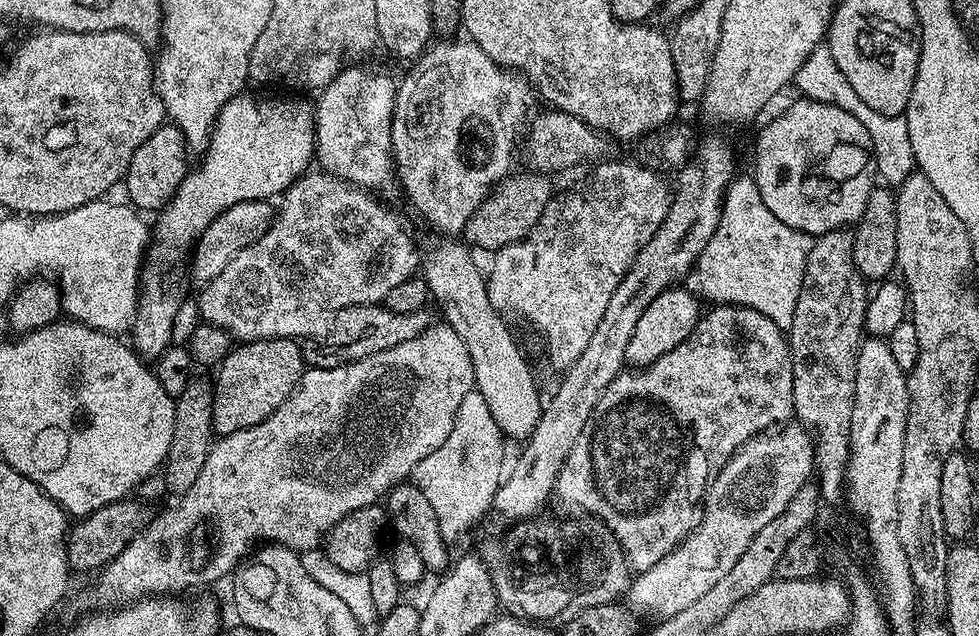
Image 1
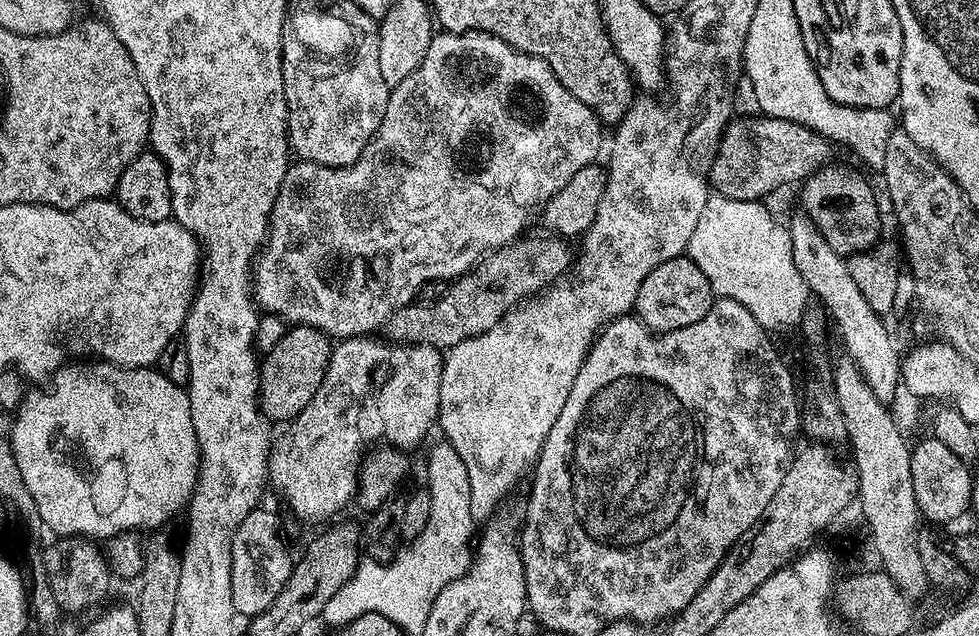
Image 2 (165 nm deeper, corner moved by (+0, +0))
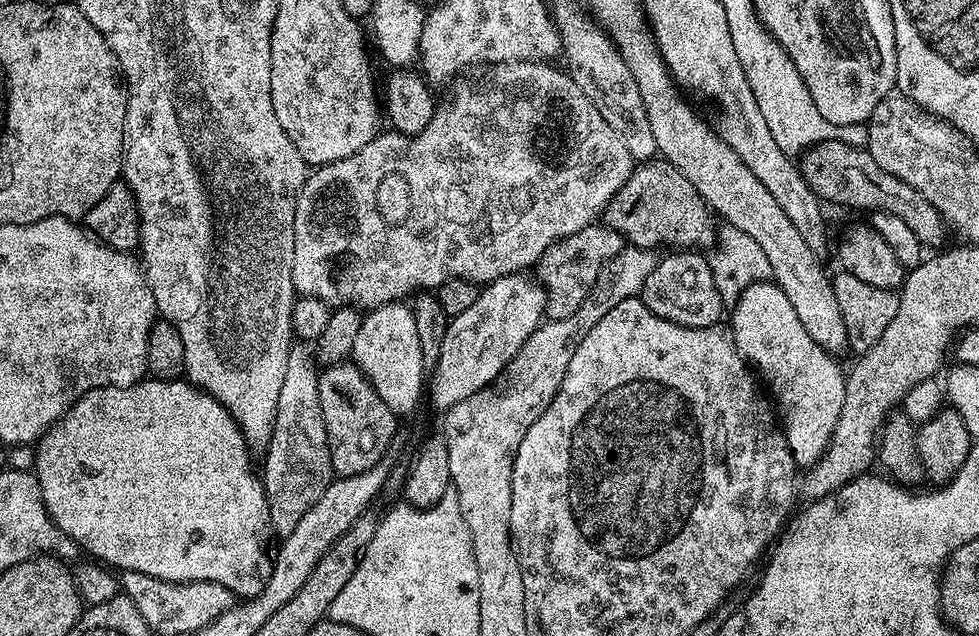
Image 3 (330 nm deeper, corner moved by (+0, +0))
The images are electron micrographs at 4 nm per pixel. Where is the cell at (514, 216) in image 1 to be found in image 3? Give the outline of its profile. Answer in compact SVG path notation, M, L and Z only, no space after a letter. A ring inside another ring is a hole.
M663 158L645 160L633 167L630 178L622 186L622 190L618 190L618 194L614 194L614 198L610 198L610 202L604 208L602 220L619 236L625 237L633 248L656 250L659 249L659 244L669 244L667 247L672 250L708 250L718 239L718 224L715 224L717 221L712 209L700 197L698 190L690 186L686 174L679 172L671 162Z

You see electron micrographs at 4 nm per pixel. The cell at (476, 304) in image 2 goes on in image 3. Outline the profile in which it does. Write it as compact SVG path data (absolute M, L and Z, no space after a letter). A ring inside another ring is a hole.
M600 222L551 244L534 265L535 279L544 287L548 299L547 319L570 318L570 314L574 314L574 310L578 310L578 306L582 306L582 302L588 297L594 282L598 282L604 267L618 255L625 244L625 237L619 236L613 228Z

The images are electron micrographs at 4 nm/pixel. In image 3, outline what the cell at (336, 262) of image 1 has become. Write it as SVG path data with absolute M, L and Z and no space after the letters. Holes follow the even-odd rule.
M515 60L509 64L497 64L489 71L492 73L489 74L488 81L486 81L485 84L480 84L477 88L471 88L470 85L464 84L445 102L445 104L441 103L430 118L426 130L422 130L417 136L408 136L404 132L395 130L384 130L369 142L369 144L362 146L362 150L358 150L358 154L350 154L350 158L342 158L338 162L321 164L315 170L309 171L304 185L302 186L302 190L296 199L296 213L294 214L294 262L292 263L293 289L295 289L297 293L305 296L318 298L322 302L326 302L329 306L355 306L360 310L371 310L374 308L381 308L384 304L403 301L405 298L419 293L421 290L435 290L440 287L442 282L446 282L450 278L473 280L476 285L483 286L491 284L493 280L498 279L500 276L520 274L525 270L531 269L536 261L539 260L540 255L549 248L551 244L570 234L574 234L578 230L582 230L586 226L597 223L597 221L601 219L604 208L610 202L610 198L614 198L614 194L618 194L618 190L622 190L622 186L630 178L634 167L634 161L630 150L626 150L626 142L622 142L618 130L614 130L614 126L610 126L610 122L606 122L606 118L602 118L602 114L594 106L592 99L573 82L567 71L560 69L559 72L558 69L552 67L556 66L539 60Z

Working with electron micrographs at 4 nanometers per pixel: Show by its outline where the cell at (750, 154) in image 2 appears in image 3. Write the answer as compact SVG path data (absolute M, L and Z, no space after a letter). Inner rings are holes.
M827 140L807 149L799 165L800 173L821 201L829 205L841 204L844 208L861 208L866 214L889 212L902 218L924 246L943 242L946 225L938 210L934 210L934 206L926 202L926 198L918 194L918 190L914 190L914 186L882 170L882 166L878 166L878 162L874 162L874 158L868 153L867 147L859 148L846 142Z

